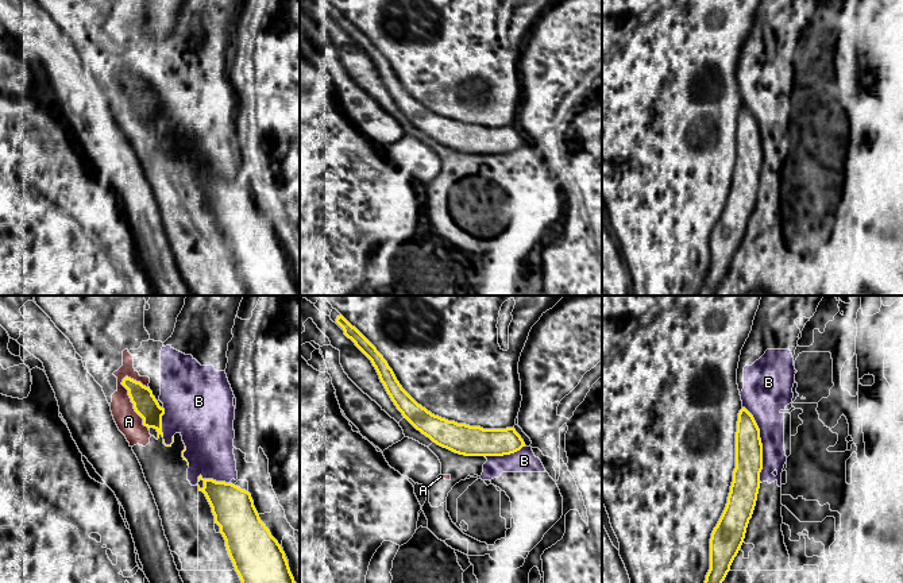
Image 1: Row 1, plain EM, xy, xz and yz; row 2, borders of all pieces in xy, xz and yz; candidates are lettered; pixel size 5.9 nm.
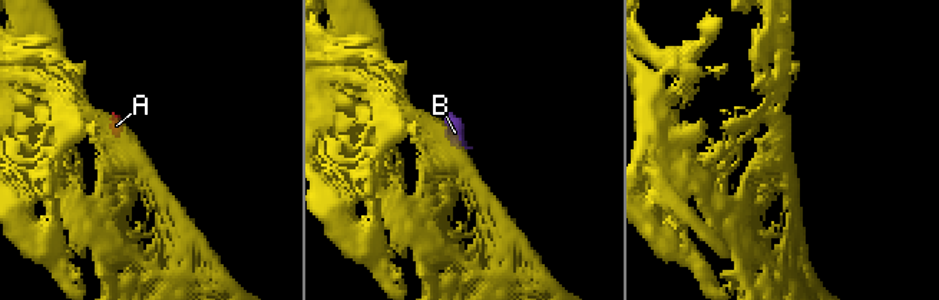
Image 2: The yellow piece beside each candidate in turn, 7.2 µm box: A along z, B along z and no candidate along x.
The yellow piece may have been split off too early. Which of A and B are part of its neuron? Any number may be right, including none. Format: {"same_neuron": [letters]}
{"same_neuron": []}

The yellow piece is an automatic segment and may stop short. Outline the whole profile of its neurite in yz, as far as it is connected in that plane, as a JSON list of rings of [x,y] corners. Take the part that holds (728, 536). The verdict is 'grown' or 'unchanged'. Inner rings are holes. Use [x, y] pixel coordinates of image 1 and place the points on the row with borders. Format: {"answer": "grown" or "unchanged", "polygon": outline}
{"answer": "unchanged", "polygon": [[[742,408],[736,432],[736,468],[726,507],[710,538],[710,570],[705,583],[722,583],[752,518],[760,489],[763,444],[753,416]]]}

